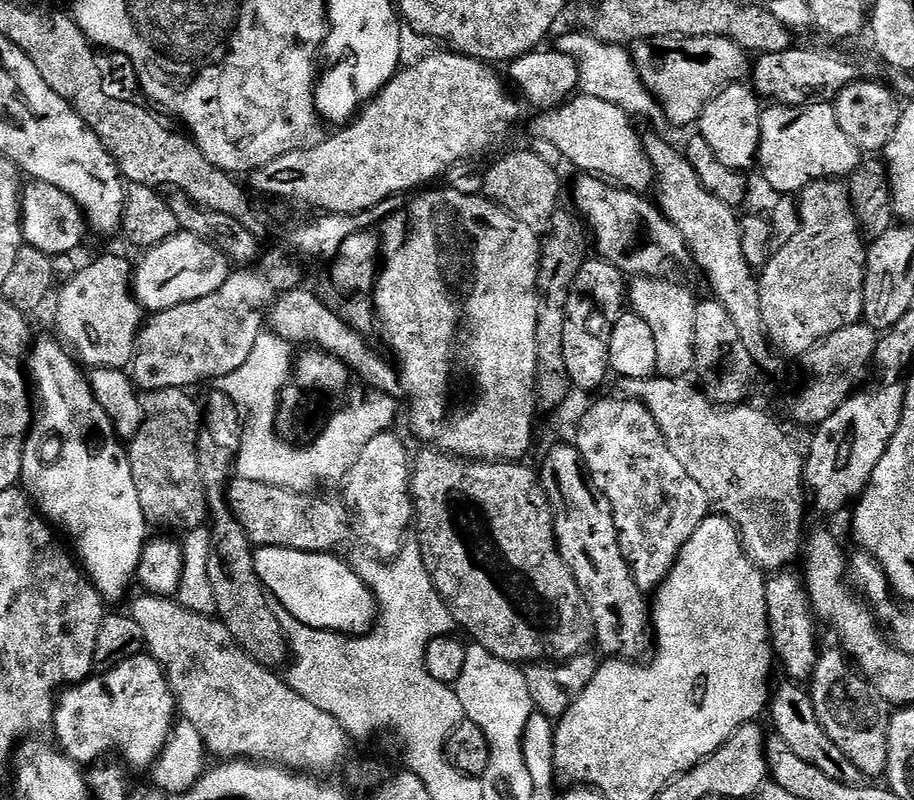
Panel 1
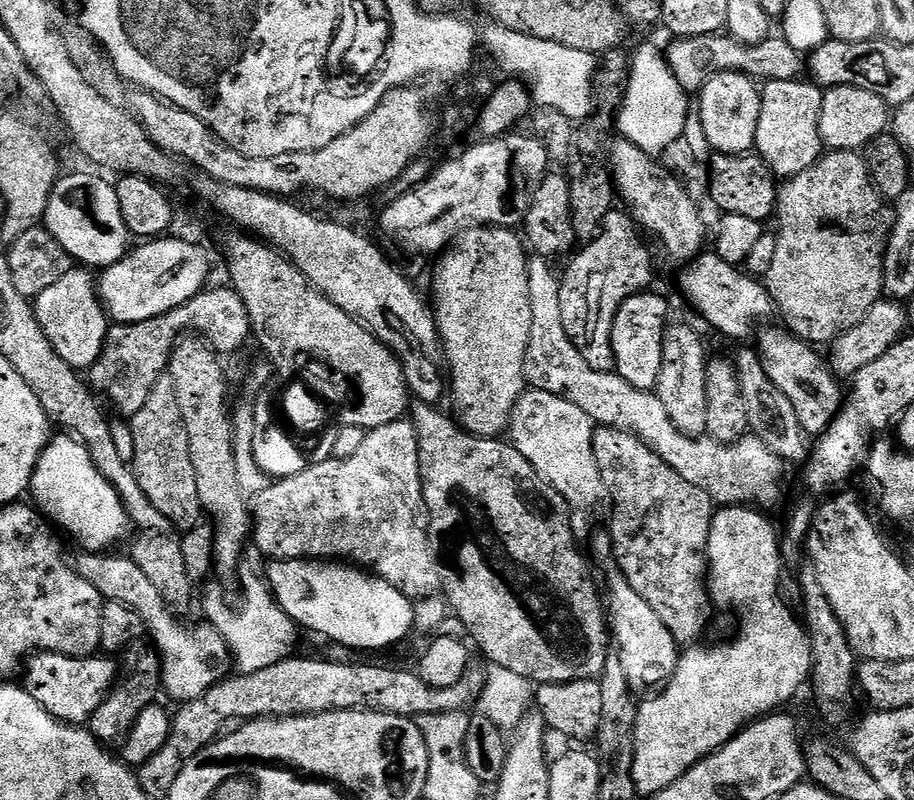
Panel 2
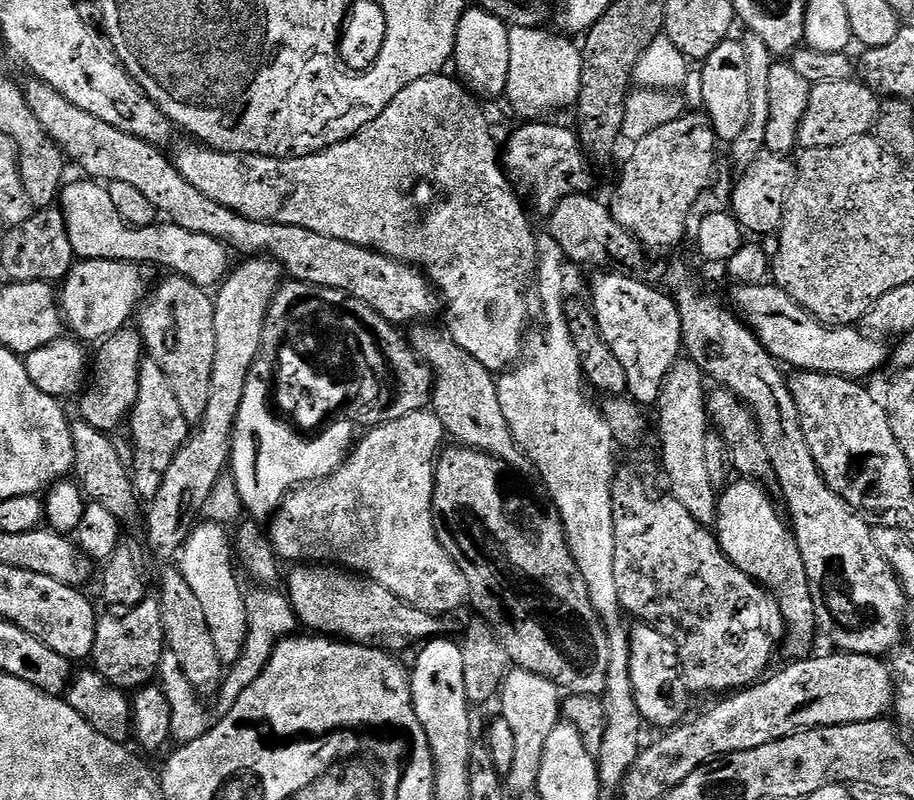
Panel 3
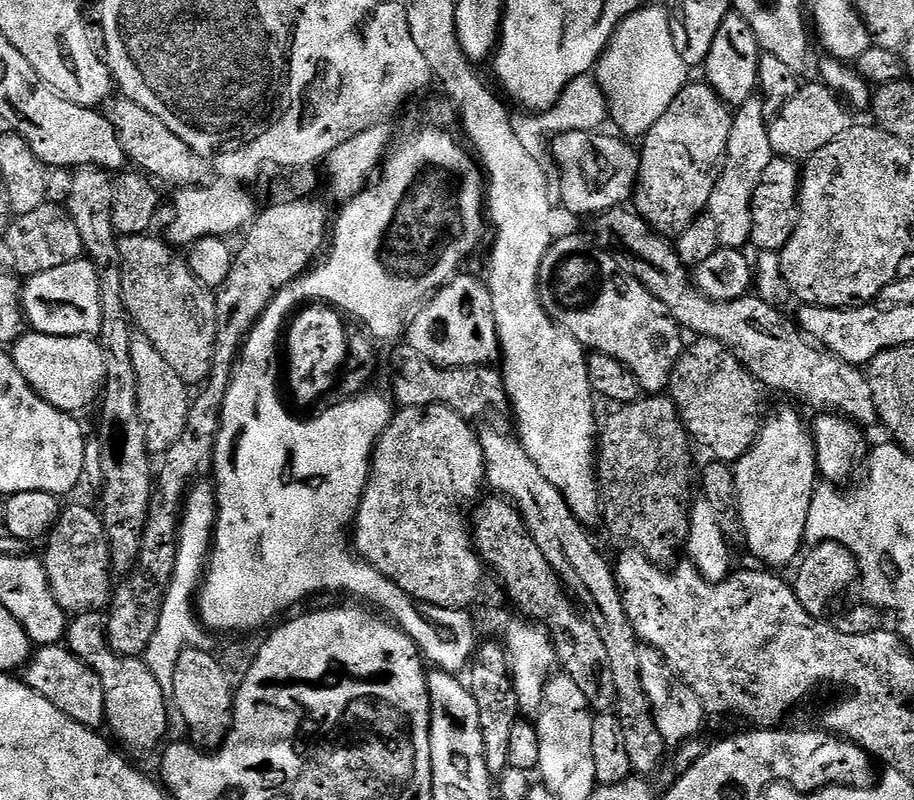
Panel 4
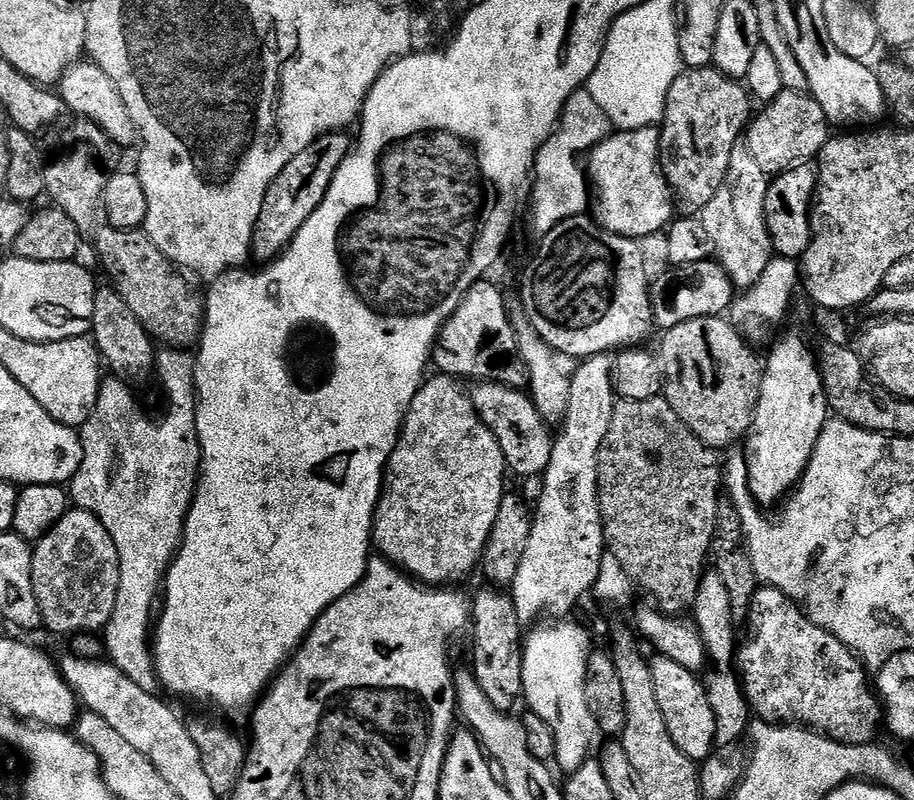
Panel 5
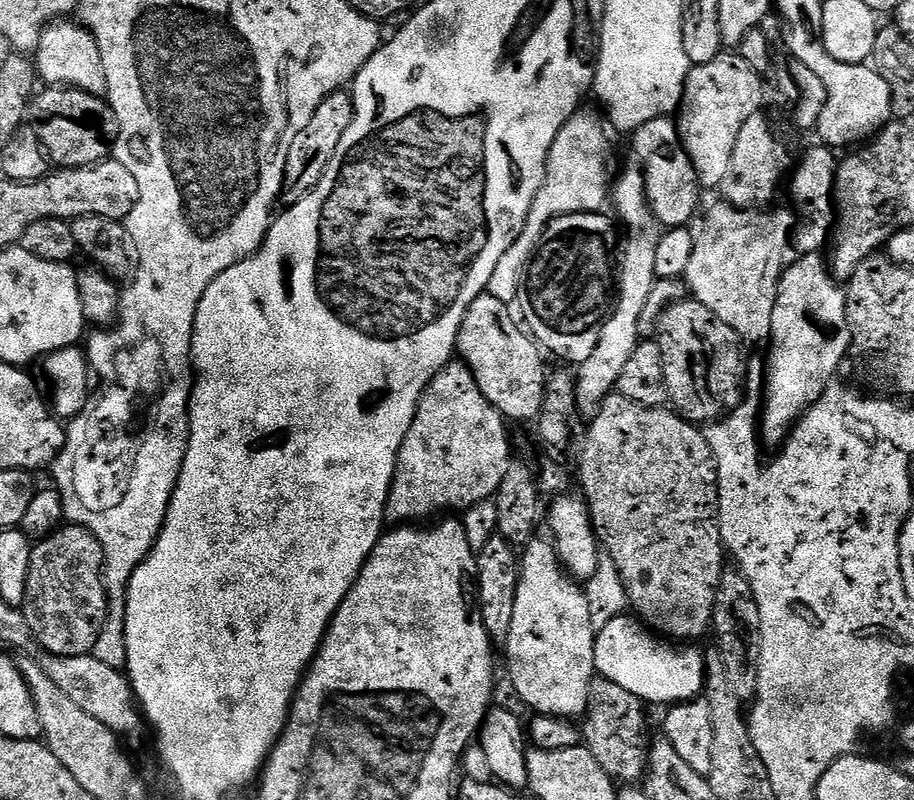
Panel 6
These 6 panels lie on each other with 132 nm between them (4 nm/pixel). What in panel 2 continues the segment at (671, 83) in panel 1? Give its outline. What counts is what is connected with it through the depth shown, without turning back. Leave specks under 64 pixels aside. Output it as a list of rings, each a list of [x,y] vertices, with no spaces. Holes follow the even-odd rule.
[[[727,34],[686,36],[671,42],[673,44],[666,48],[669,68],[688,94],[699,93],[706,81],[717,72],[740,72],[757,82],[786,82],[801,79],[806,68],[805,57],[780,34],[773,34],[760,44],[743,44]]]

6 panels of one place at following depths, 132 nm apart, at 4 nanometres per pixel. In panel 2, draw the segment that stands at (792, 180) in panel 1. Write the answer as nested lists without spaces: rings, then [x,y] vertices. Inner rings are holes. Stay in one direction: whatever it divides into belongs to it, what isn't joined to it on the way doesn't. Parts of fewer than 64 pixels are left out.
[[[807,79],[767,81],[760,88],[760,113],[758,114],[758,134],[755,155],[762,157],[777,178],[791,178],[810,170],[818,162],[826,149],[820,133],[822,118],[822,98],[825,89]]]

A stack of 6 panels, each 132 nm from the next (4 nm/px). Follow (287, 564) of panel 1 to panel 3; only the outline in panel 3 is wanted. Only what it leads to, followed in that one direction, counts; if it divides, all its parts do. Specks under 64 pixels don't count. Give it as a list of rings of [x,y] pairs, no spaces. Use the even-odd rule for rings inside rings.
[[[296,566],[288,576],[286,595],[292,604],[295,619],[305,624],[305,629],[316,634],[327,634],[332,638],[343,638],[357,644],[379,646],[385,650],[408,648],[411,644],[419,645],[433,638],[444,638],[456,628],[457,617],[452,614],[433,614],[423,612],[406,602],[402,602],[386,586],[367,579],[359,574],[341,570],[336,566]]]

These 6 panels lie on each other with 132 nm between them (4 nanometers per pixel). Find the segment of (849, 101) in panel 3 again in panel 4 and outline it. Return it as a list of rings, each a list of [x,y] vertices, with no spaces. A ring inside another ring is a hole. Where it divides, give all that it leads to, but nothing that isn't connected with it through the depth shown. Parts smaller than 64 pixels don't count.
[[[815,83],[808,84],[805,88],[804,85],[797,87],[795,94],[786,101],[779,114],[771,117],[768,133],[770,134],[770,146],[777,157],[797,162],[807,161],[809,156],[818,154],[818,150],[822,150],[822,146],[830,146],[830,142],[834,142],[834,138],[846,134],[846,130],[853,127],[854,119],[852,120],[851,116],[853,113],[850,111],[849,105],[824,83]]]

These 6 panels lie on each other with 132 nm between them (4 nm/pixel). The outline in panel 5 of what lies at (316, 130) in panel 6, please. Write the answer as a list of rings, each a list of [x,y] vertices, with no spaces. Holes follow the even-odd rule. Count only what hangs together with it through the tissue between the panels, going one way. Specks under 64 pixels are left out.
[[[347,131],[327,132],[320,136],[302,154],[294,154],[290,162],[274,178],[270,190],[266,190],[266,198],[262,202],[262,210],[258,214],[258,222],[254,226],[252,235],[251,259],[256,262],[271,262],[282,255],[289,242],[298,234],[298,230],[318,210],[322,198],[326,198],[326,190],[334,178],[334,174],[340,169],[340,163],[346,158],[349,148],[354,140]]]

